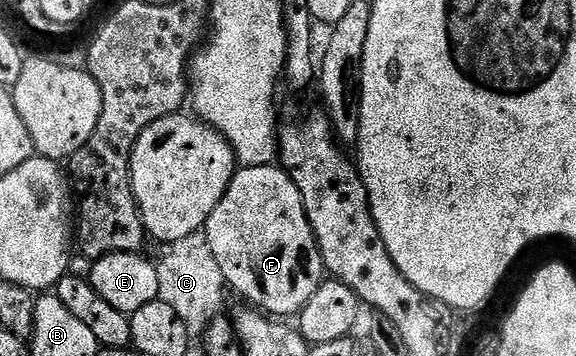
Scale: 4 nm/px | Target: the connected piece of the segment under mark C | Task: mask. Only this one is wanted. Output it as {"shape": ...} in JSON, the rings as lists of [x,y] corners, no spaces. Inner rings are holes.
{"shape":[[[203,229],[180,238],[165,249],[166,254],[157,263],[159,270],[159,294],[157,299],[166,302],[178,313],[186,325],[189,337],[203,337],[210,321],[221,312],[226,285],[221,267],[214,259],[214,252]]]}

